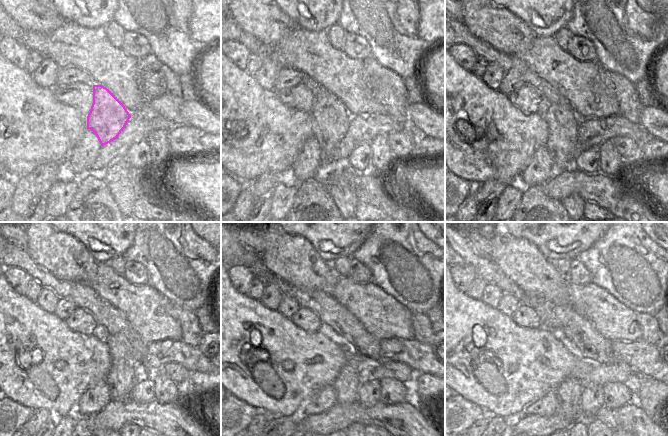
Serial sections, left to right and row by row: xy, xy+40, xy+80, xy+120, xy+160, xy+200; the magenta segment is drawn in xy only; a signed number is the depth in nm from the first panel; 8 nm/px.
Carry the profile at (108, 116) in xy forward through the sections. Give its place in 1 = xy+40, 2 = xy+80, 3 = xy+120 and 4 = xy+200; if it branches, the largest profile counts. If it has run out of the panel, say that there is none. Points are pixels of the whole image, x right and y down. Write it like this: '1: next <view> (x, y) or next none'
1: next xy+40 (331, 119)
2: next xy+80 (562, 122)
3: next xy+120 (123, 373)
4: next xy+200 (569, 391)

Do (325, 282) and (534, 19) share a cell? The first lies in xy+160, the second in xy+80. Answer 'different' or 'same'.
different

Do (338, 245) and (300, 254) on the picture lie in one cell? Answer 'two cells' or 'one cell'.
two cells

